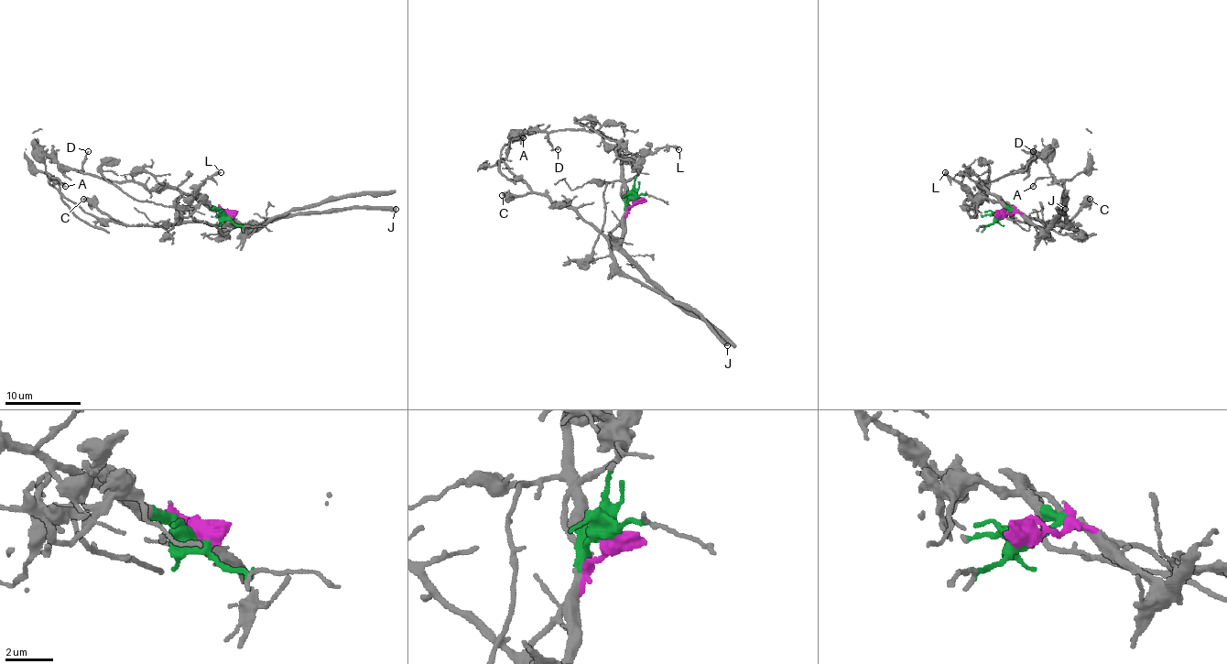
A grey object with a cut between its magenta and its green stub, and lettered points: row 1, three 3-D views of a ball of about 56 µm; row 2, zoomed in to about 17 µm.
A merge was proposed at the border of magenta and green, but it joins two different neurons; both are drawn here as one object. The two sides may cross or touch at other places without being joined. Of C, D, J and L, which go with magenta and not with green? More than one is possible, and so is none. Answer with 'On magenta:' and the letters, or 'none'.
On magenta: C, J

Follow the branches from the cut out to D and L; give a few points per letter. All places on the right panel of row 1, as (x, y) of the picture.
D: (1000, 217), (1007, 208), (1001, 206), (994, 194), (981, 189), (979, 183), (997, 181), (1026, 168), (1032, 151)
L: (1000, 217), (1007, 208), (1001, 206), (994, 194), (976, 198), (945, 171)

